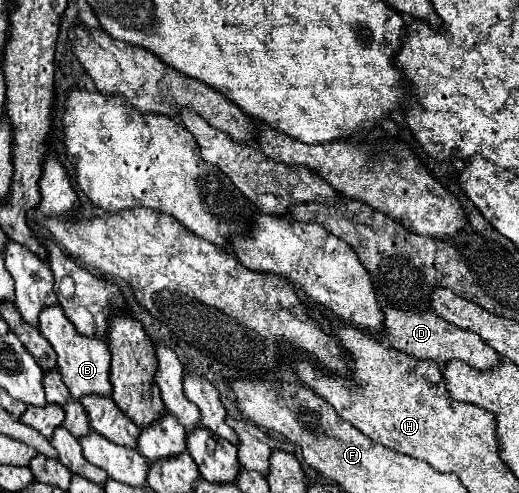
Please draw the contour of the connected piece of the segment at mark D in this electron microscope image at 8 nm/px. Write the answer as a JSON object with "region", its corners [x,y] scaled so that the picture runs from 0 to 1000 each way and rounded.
{"region":[[[736,623],[740,631],[740,659],[744,659],[744,684],[751,688],[751,700],[759,708],[771,708],[778,716],[798,720],[813,732],[836,732],[844,740],[859,740],[871,728],[898,732],[906,744],[925,753],[944,753],[956,740],[967,736],[967,724],[940,704],[917,675],[886,667],[863,651],[855,651],[848,639],[840,639],[832,627],[825,631],[778,631],[763,623]]]}

